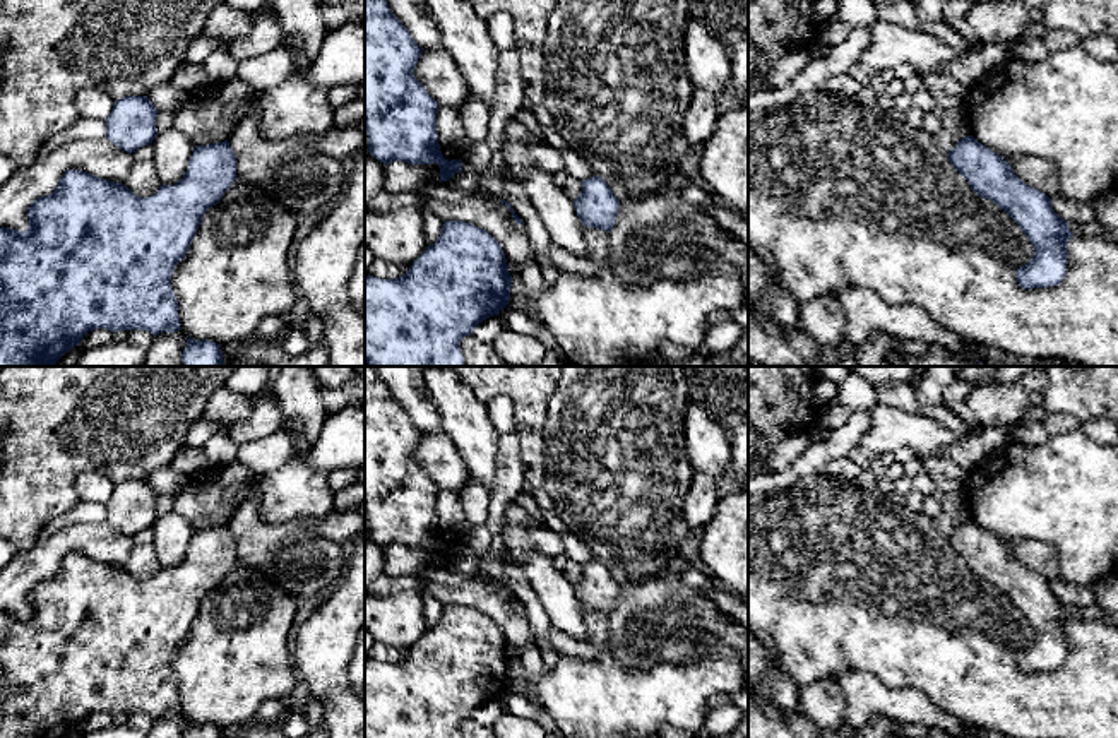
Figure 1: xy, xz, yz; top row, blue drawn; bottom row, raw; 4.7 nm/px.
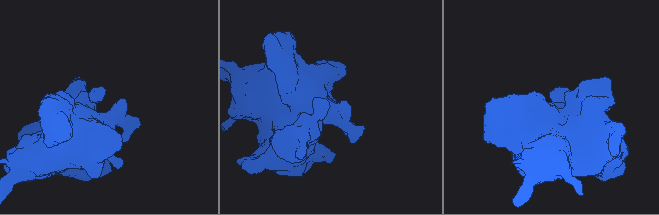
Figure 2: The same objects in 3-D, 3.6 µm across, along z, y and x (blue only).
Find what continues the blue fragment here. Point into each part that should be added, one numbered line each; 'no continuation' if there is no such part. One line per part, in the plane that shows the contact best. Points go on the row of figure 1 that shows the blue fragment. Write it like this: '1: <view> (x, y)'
no continuation

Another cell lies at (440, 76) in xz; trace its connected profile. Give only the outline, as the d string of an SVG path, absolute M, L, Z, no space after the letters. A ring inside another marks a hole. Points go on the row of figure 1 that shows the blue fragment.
M443 50L423 51L418 58L414 75L438 106L461 110L471 98L469 86L459 65Z

